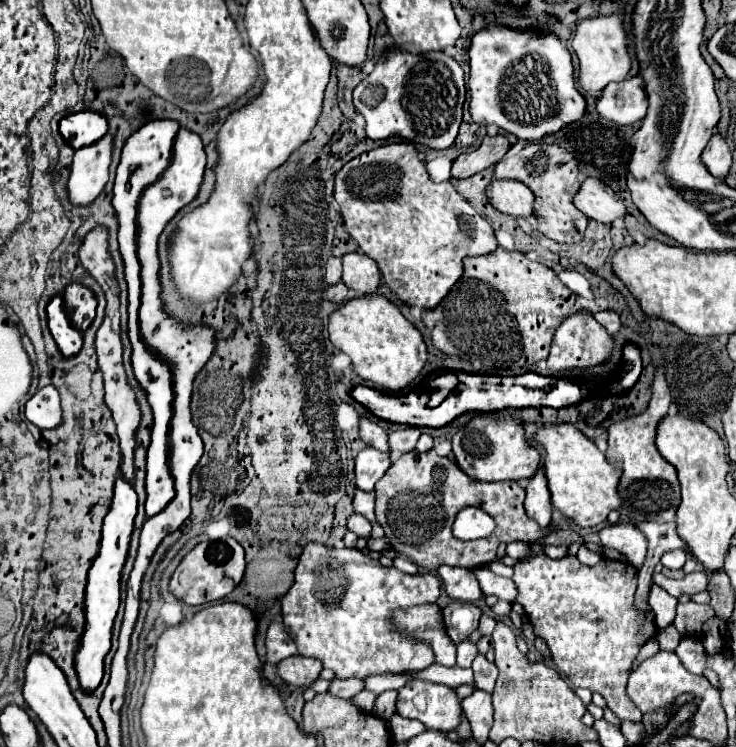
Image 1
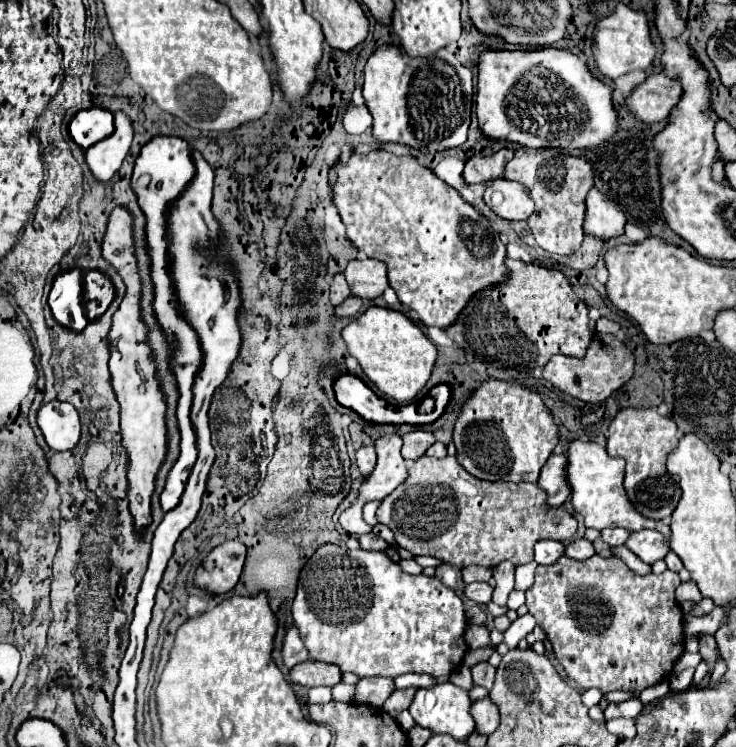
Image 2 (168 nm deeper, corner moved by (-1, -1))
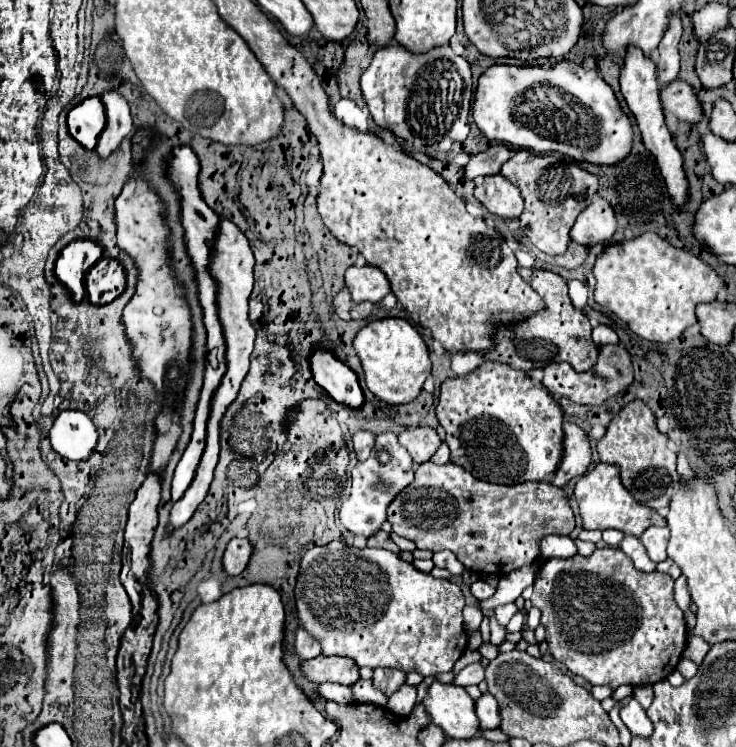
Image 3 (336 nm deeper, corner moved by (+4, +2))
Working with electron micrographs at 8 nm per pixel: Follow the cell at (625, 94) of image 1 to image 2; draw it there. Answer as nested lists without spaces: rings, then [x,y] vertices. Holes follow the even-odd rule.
[[[660,73],[660,75],[650,75],[642,85],[638,85],[626,103],[640,121],[656,123],[656,121],[666,121],[670,117],[682,93],[684,89],[678,79]]]

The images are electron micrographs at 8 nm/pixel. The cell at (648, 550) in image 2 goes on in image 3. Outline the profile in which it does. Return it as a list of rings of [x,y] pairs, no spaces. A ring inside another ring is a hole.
[[[651,526],[639,536],[641,544],[647,550],[647,556],[653,562],[663,562],[667,558],[667,542],[669,542],[669,528]]]

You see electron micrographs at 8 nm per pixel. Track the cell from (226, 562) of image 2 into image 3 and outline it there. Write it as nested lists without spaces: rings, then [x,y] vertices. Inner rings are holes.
[[[233,538],[229,540],[227,548],[225,548],[225,554],[223,554],[223,570],[229,574],[229,576],[237,576],[245,570],[247,562],[249,562],[249,556],[251,556],[251,544],[247,538]]]

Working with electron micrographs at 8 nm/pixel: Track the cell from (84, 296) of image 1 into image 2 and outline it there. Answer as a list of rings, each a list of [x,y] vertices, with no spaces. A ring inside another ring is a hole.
[[[88,271],[84,275],[84,307],[88,319],[98,319],[114,301],[114,283],[100,271]]]

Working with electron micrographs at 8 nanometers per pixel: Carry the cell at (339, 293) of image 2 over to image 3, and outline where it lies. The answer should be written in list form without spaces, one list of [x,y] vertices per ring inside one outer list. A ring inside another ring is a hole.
[[[343,286],[343,288],[337,292],[337,296],[333,298],[333,308],[335,308],[335,312],[337,312],[339,318],[349,320],[349,308],[351,308],[351,306],[353,306],[353,300],[351,300],[351,296],[349,296],[349,292],[347,292],[347,286]]]

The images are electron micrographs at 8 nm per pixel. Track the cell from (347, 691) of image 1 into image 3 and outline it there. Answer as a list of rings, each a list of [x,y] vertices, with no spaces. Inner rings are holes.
[[[375,668],[373,686],[381,690],[385,696],[391,696],[401,684],[405,684],[405,672],[393,668]]]

